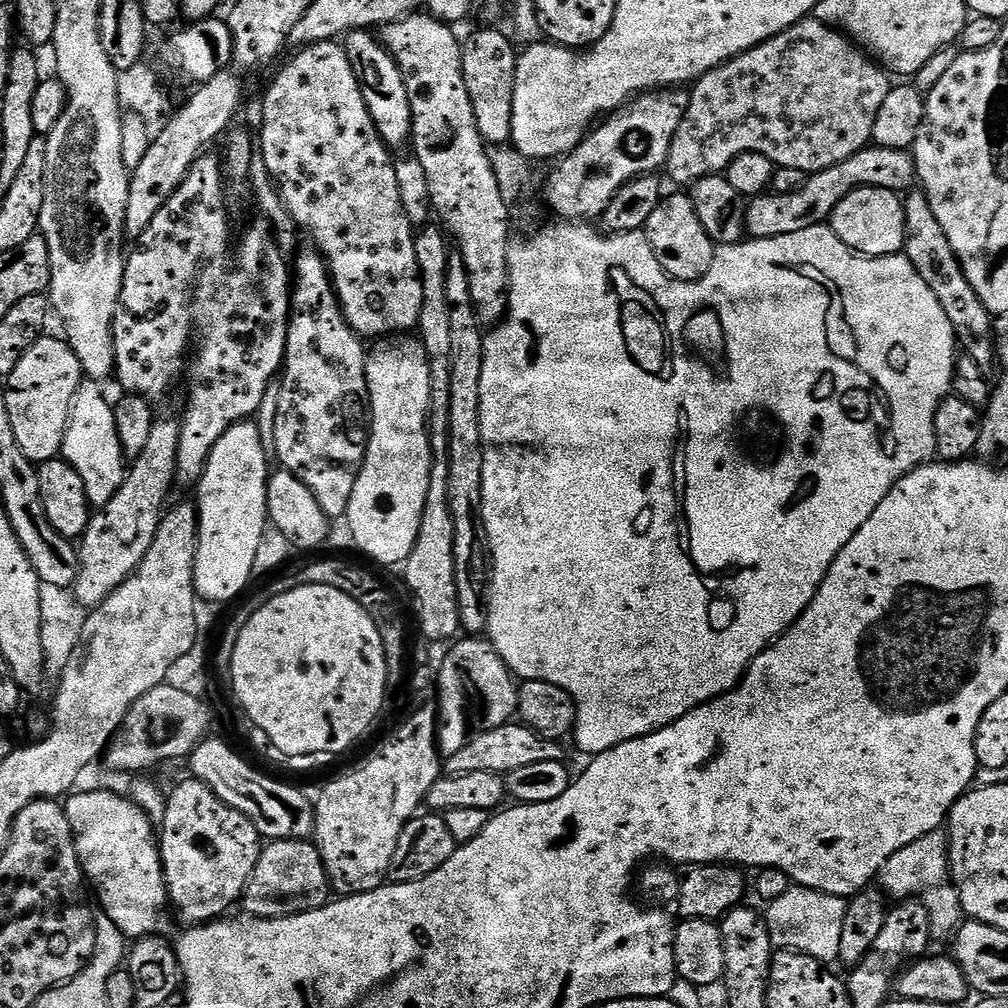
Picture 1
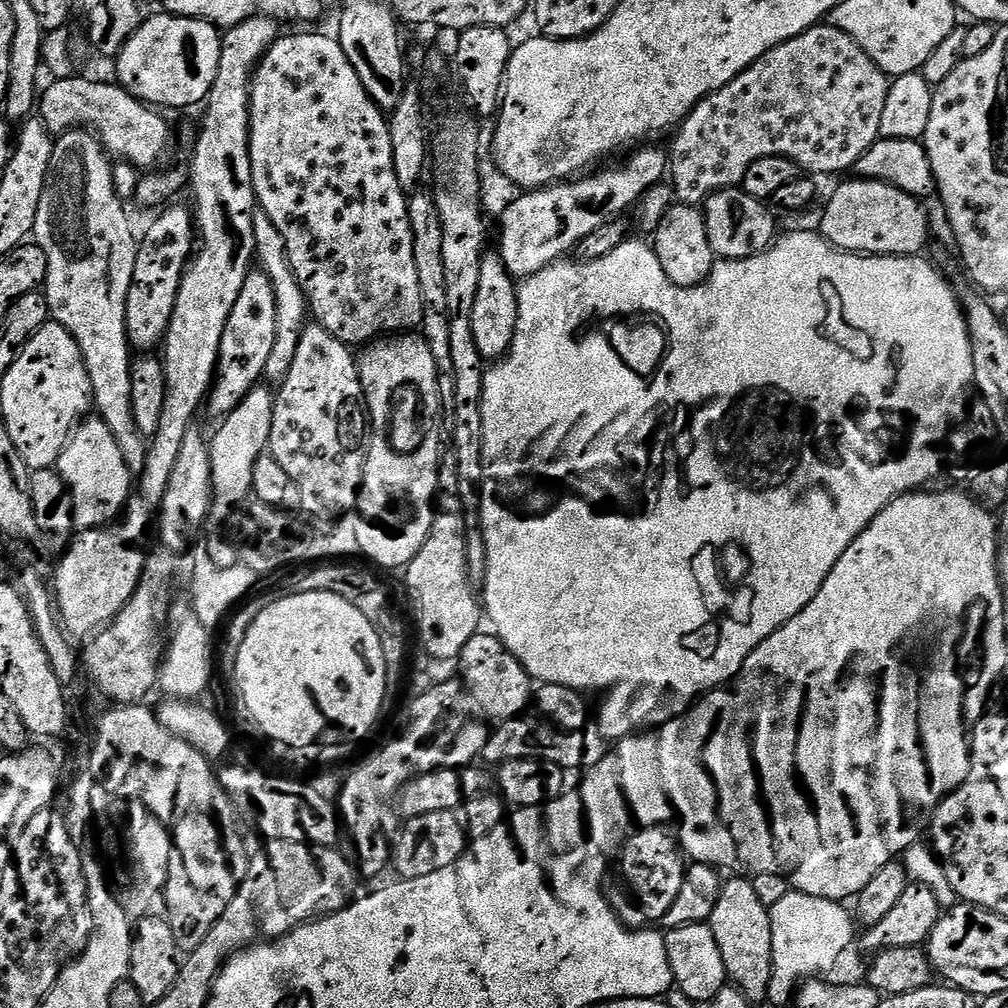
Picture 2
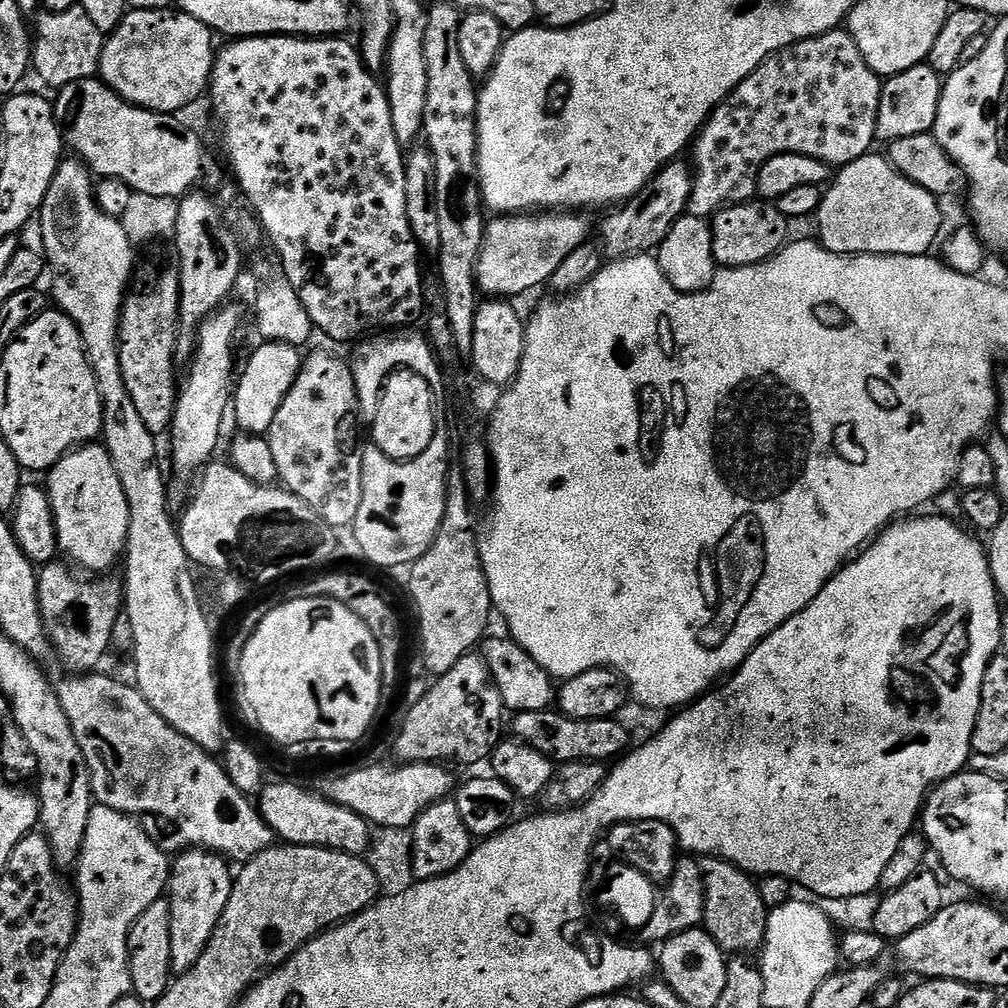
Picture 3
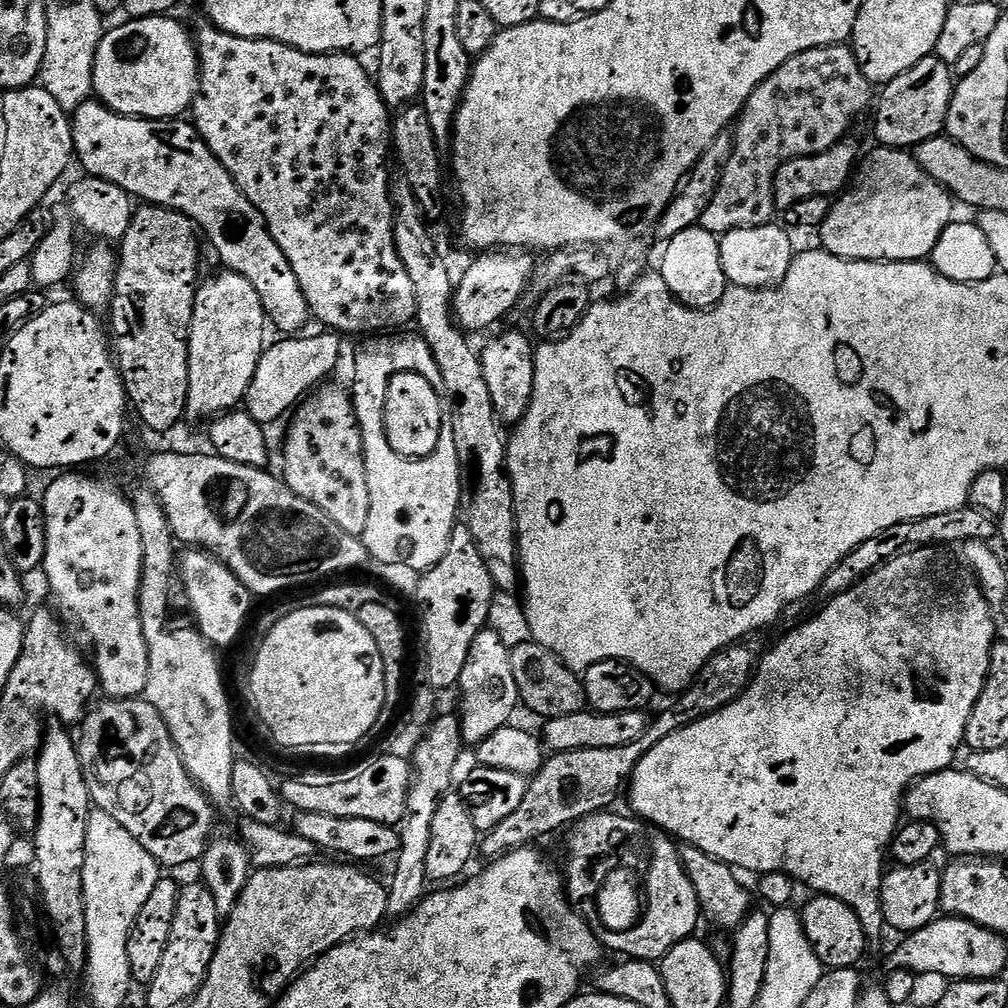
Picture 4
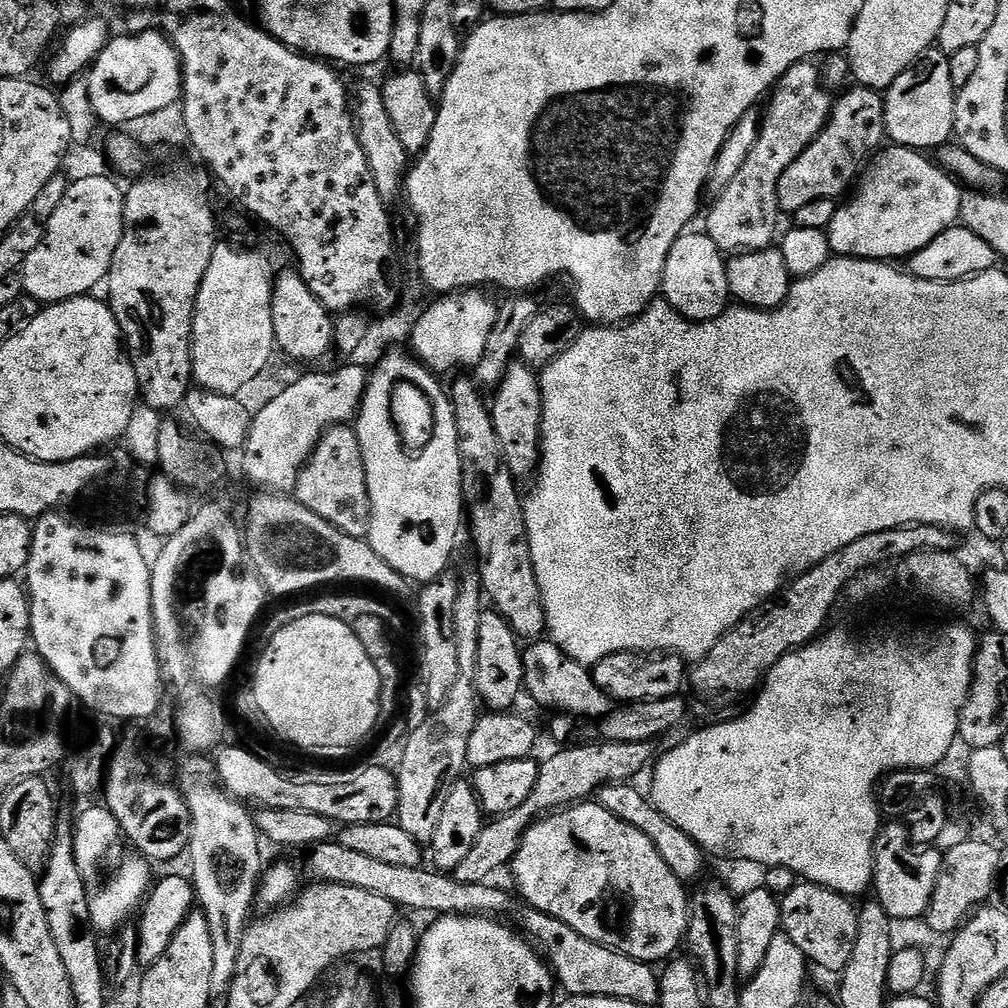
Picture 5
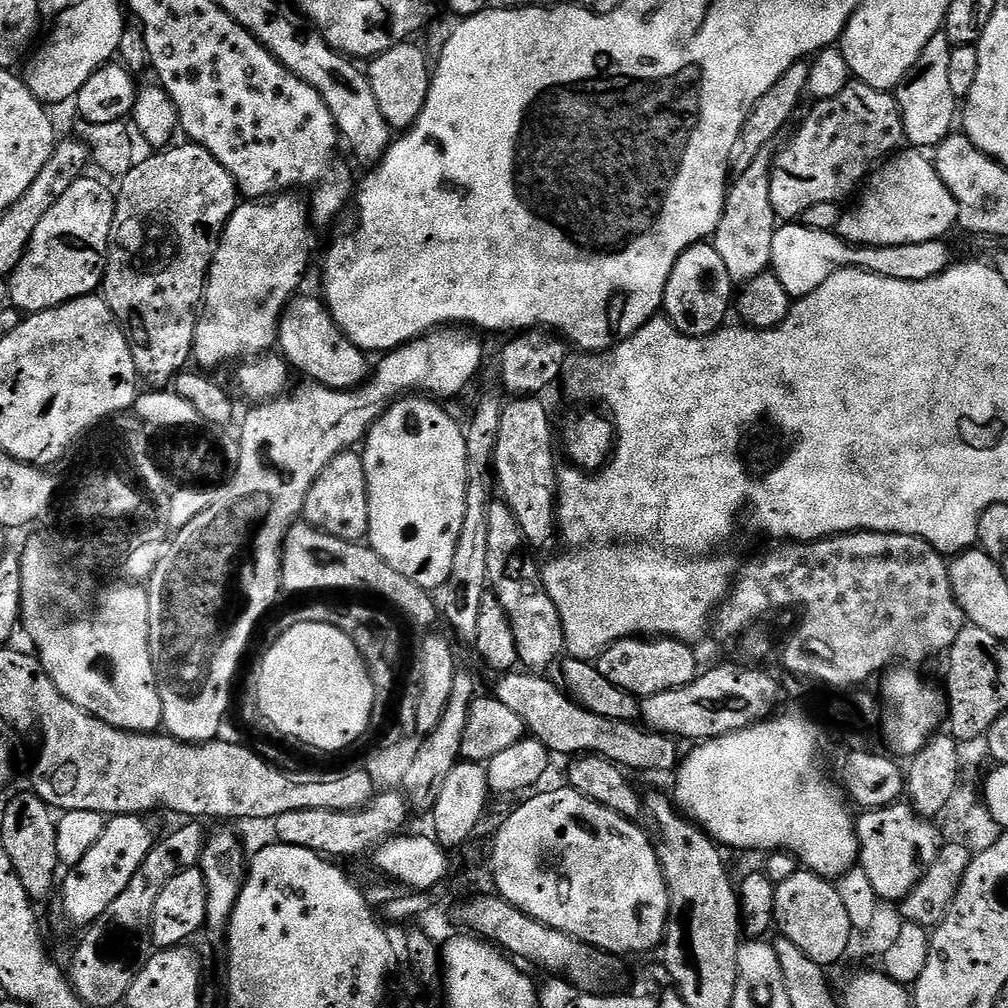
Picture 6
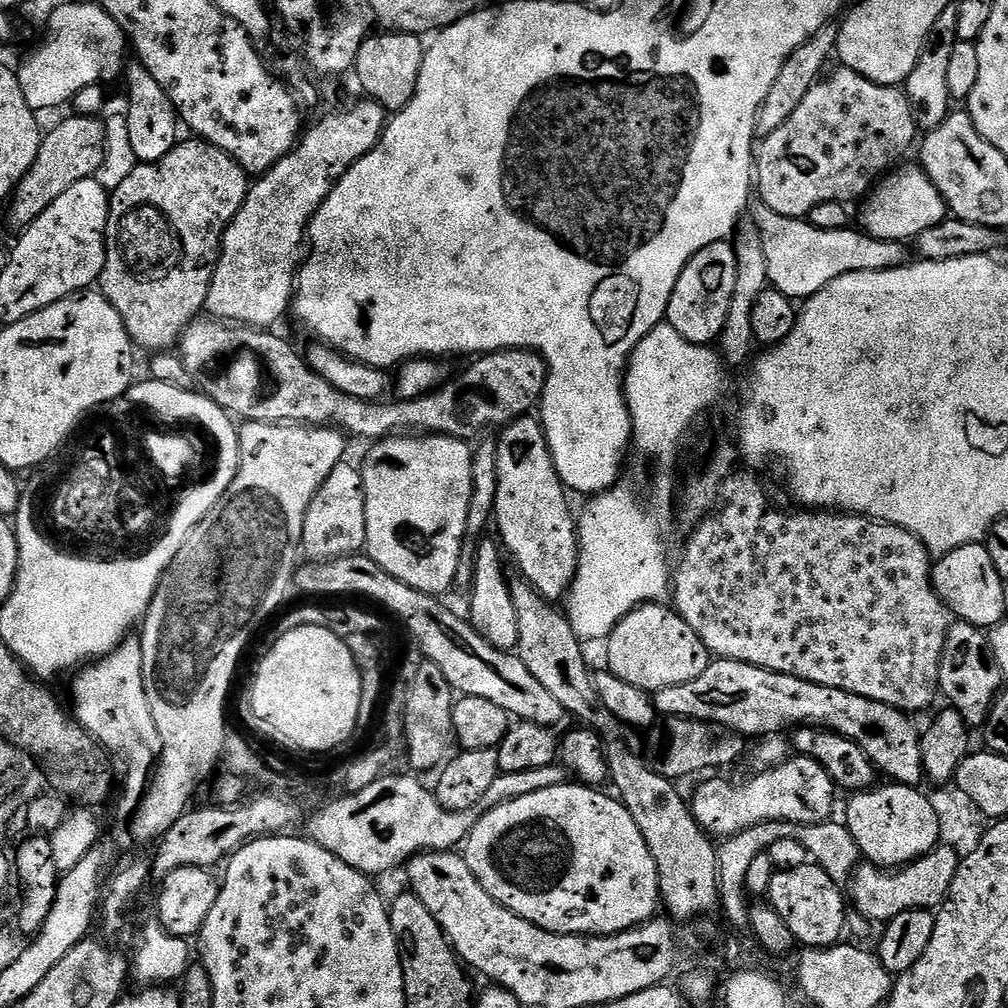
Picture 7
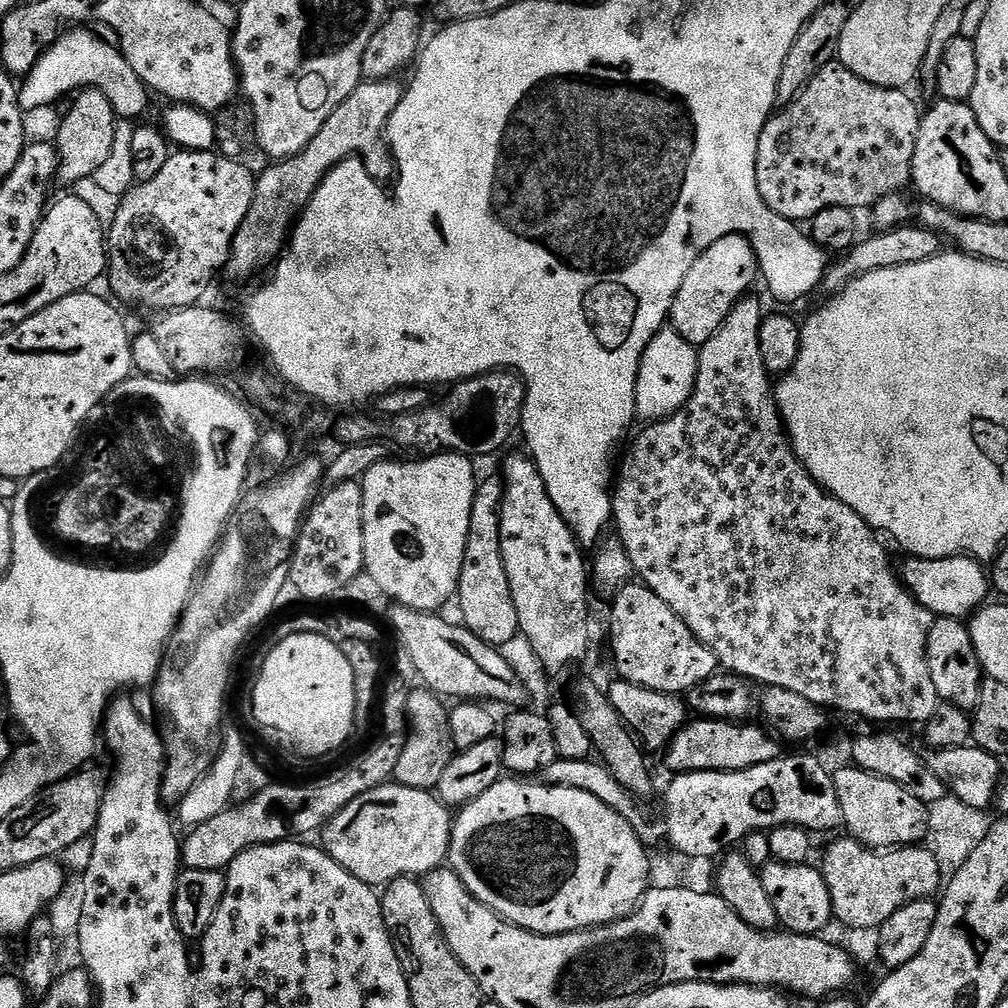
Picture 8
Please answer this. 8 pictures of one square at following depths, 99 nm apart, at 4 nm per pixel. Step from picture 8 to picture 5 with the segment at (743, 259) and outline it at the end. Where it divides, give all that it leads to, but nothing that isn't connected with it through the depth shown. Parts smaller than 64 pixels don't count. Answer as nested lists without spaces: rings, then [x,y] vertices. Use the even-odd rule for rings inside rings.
[[[685,231],[674,242],[674,246],[670,246],[670,254],[660,279],[662,296],[674,311],[688,320],[713,320],[723,314],[730,304],[726,256],[718,246],[714,246],[707,231],[692,231]]]

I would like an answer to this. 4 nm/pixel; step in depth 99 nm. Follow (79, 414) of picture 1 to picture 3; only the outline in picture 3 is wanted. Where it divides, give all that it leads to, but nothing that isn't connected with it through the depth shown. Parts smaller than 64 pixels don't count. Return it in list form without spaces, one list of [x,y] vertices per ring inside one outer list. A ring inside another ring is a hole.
[[[96,442],[85,444],[62,457],[46,479],[59,551],[68,552],[67,559],[73,565],[81,564],[92,574],[107,573],[104,572],[107,568],[114,567],[119,560],[121,563],[128,546],[130,514],[122,482],[118,482],[118,470],[114,470],[108,449]]]

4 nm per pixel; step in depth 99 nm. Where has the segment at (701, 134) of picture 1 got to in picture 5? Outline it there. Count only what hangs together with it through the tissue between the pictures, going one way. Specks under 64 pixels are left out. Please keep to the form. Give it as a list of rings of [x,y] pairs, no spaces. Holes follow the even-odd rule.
[[[805,62],[790,66],[786,74],[777,82],[767,97],[760,121],[758,140],[746,157],[746,162],[738,174],[730,181],[730,186],[718,199],[711,201],[708,212],[708,237],[725,254],[757,252],[773,247],[776,227],[782,213],[778,202],[778,182],[782,174],[822,134],[832,113],[833,93],[828,93],[815,63]]]

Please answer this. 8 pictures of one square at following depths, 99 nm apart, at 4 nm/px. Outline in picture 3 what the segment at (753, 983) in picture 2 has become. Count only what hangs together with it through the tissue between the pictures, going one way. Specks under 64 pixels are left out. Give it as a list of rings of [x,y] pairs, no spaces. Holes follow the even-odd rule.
[[[705,856],[699,861],[704,875],[704,931],[718,942],[725,954],[732,958],[744,958],[753,952],[759,953],[764,947],[766,922],[770,909],[762,902],[760,885],[749,873],[735,868],[730,862],[715,856]]]

